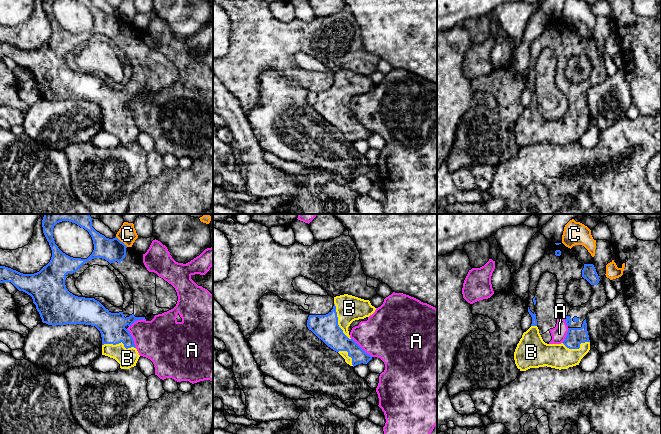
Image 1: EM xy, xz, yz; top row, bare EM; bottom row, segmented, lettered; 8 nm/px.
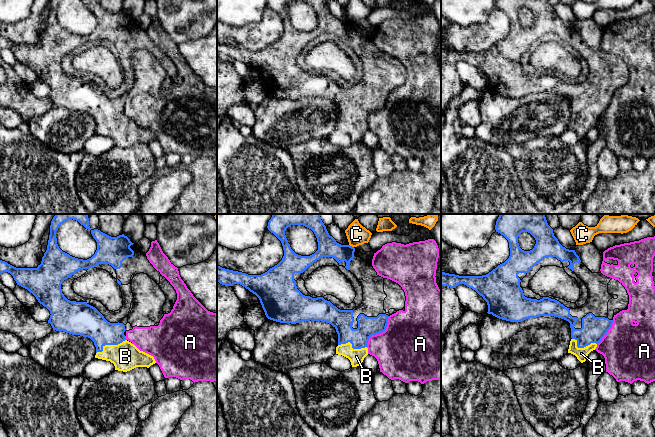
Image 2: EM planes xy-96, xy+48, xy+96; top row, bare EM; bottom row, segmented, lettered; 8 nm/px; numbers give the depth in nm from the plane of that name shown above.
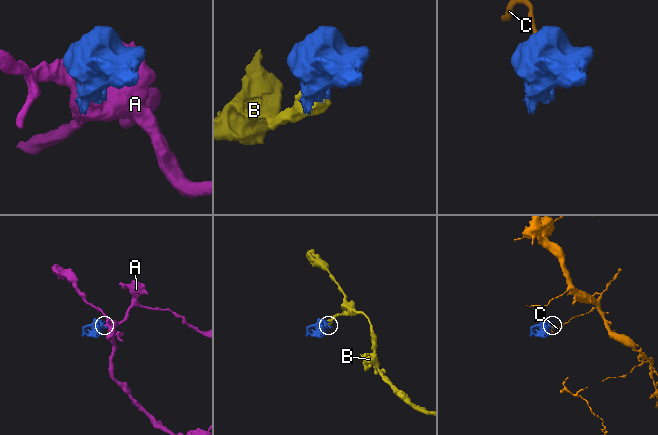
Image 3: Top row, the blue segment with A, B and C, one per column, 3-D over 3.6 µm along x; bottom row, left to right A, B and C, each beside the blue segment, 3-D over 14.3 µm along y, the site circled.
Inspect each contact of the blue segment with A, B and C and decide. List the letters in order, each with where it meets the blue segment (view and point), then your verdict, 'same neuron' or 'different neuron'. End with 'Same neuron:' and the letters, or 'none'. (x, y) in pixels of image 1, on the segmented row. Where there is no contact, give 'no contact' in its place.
A: contact xz (361, 348); different neuron
B: contact xz (337, 321); same neuron
C: contact xy (122, 242); different neuron
Same neuron: B

